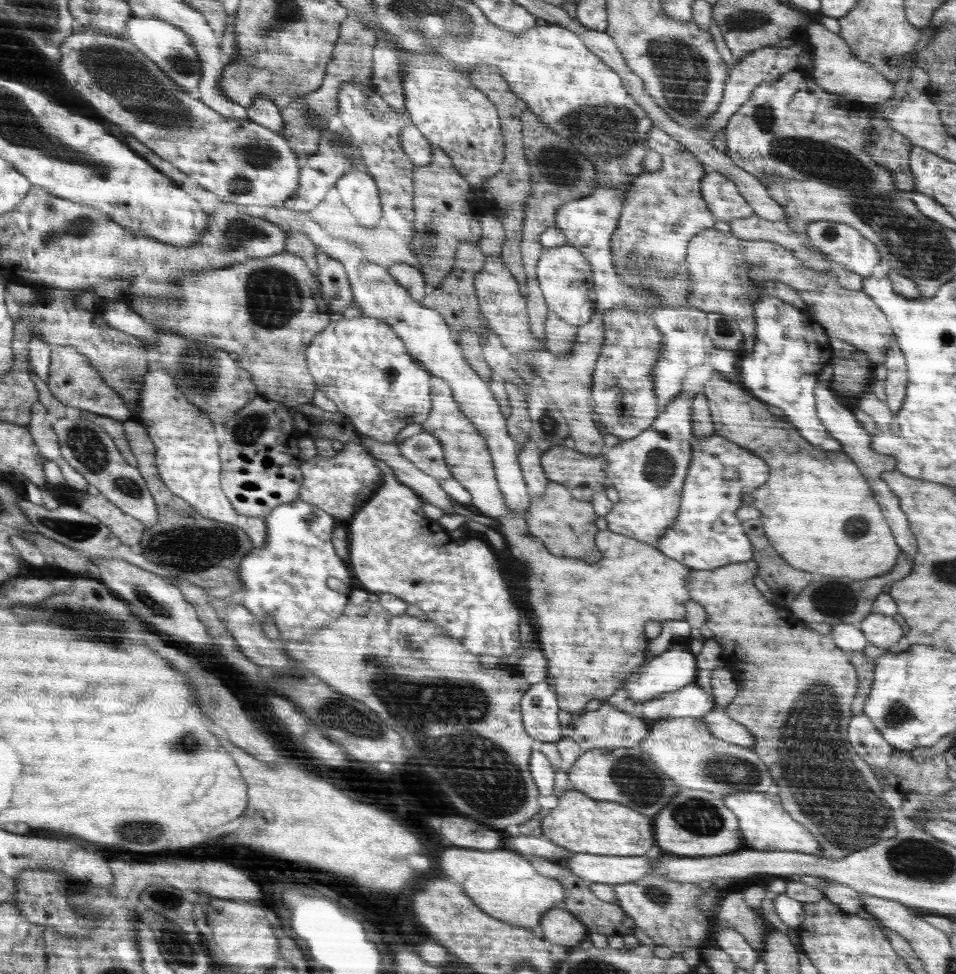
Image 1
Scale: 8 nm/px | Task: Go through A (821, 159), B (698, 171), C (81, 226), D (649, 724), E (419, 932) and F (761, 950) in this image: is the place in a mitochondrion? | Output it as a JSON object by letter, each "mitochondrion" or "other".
{"A":"mitochondrion","B":"other","C":"mitochondrion","D":"other","E":"other","F":"other"}

